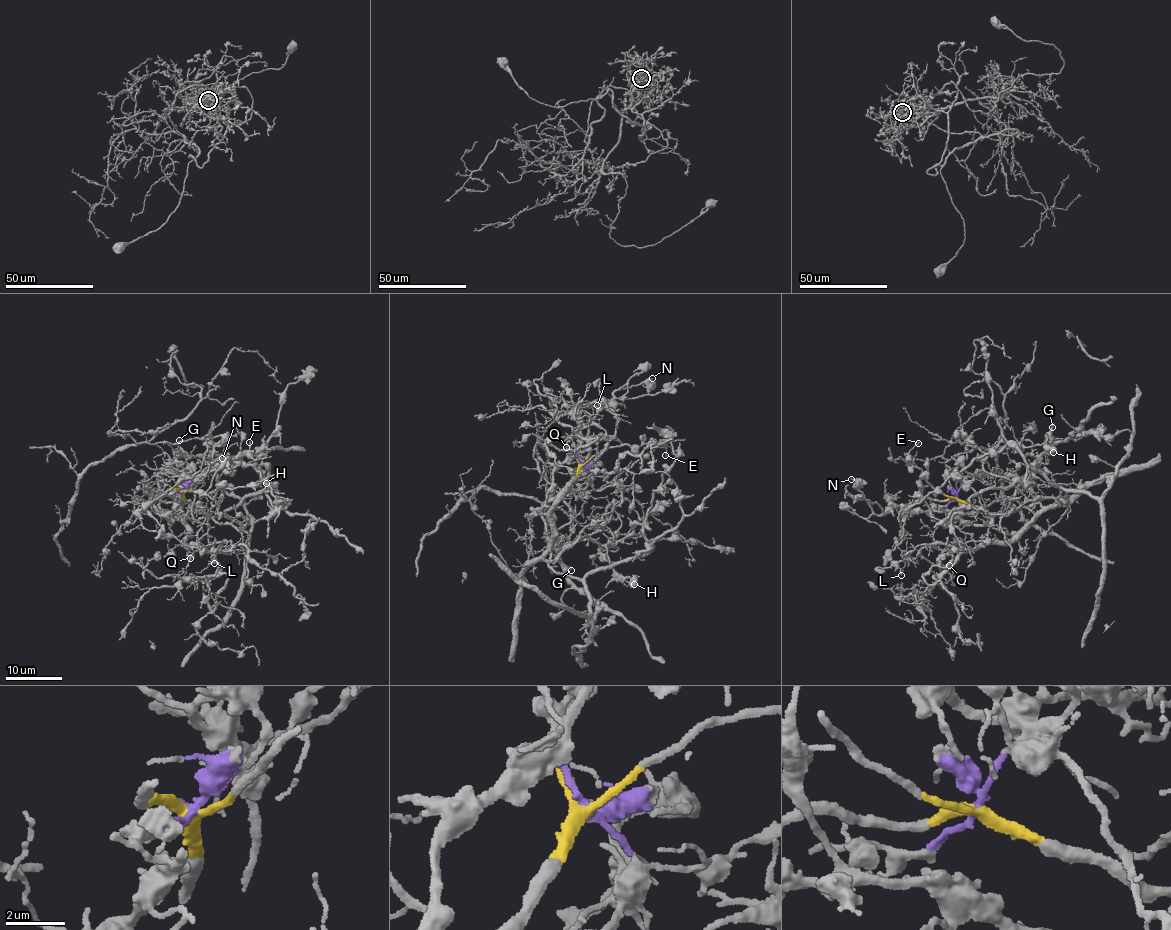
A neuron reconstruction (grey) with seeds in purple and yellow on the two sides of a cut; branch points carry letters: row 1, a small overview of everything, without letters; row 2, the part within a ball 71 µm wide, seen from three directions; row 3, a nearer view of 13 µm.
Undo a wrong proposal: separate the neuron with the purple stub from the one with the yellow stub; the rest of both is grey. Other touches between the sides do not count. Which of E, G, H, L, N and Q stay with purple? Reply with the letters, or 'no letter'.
G, H, L, Q

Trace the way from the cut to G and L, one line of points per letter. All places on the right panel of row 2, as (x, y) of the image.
G: (956, 498), (969, 477), (1024, 478), (1051, 444), (1052, 427)
L: (956, 498), (962, 486), (974, 491), (990, 519), (988, 539), (971, 549), (921, 544), (898, 565), (901, 575)

